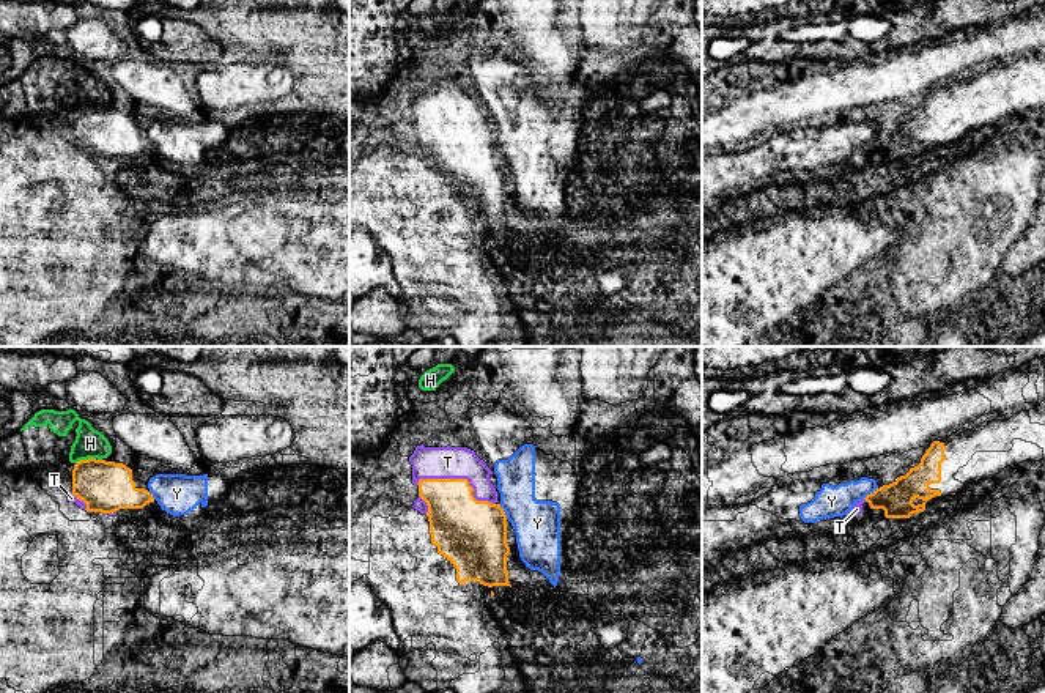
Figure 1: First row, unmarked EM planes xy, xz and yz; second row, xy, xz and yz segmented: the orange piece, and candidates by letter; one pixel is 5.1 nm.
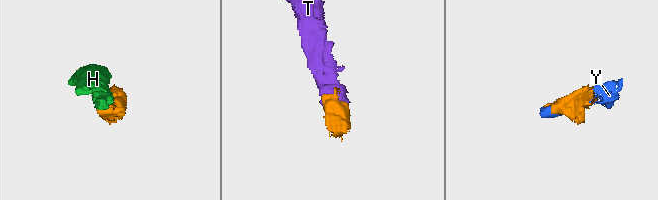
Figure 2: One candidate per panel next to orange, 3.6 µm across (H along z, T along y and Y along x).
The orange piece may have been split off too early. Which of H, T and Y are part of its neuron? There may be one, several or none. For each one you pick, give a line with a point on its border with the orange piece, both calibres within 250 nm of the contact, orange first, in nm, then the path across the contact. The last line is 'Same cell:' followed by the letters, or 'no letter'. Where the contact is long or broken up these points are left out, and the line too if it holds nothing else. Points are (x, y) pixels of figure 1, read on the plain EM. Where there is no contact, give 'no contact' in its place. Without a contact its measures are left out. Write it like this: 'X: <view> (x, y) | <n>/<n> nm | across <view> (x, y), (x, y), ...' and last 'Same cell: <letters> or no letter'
T: xz (447, 126) | 320/160 nm
Same cell: T

